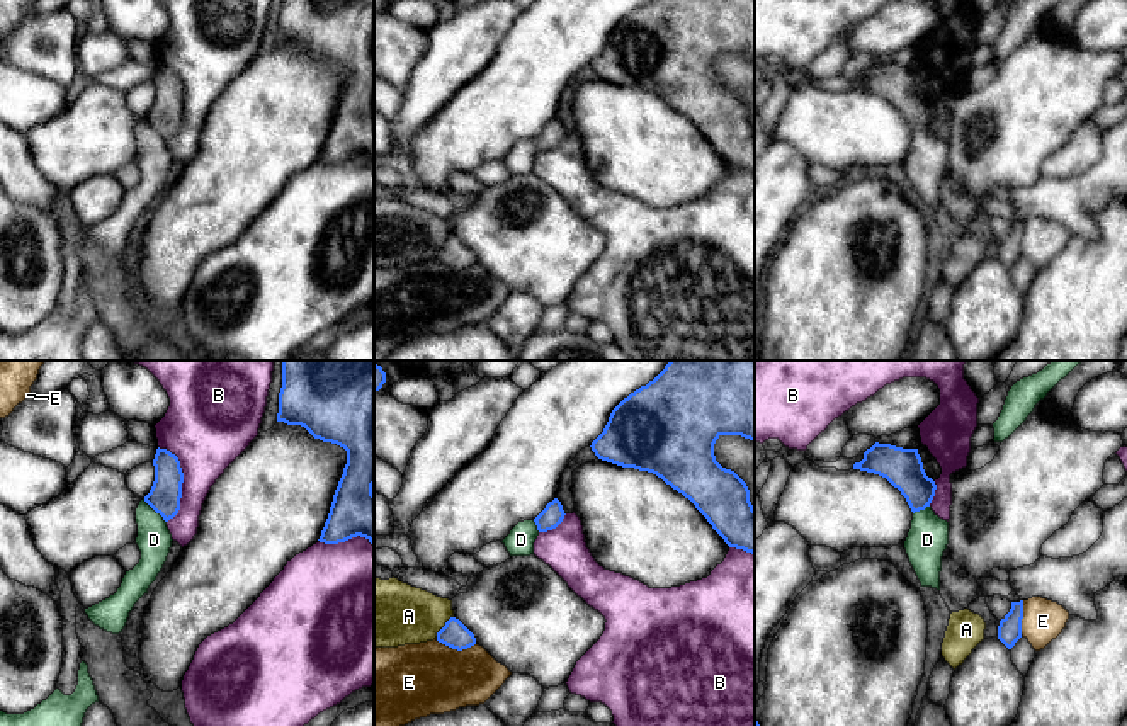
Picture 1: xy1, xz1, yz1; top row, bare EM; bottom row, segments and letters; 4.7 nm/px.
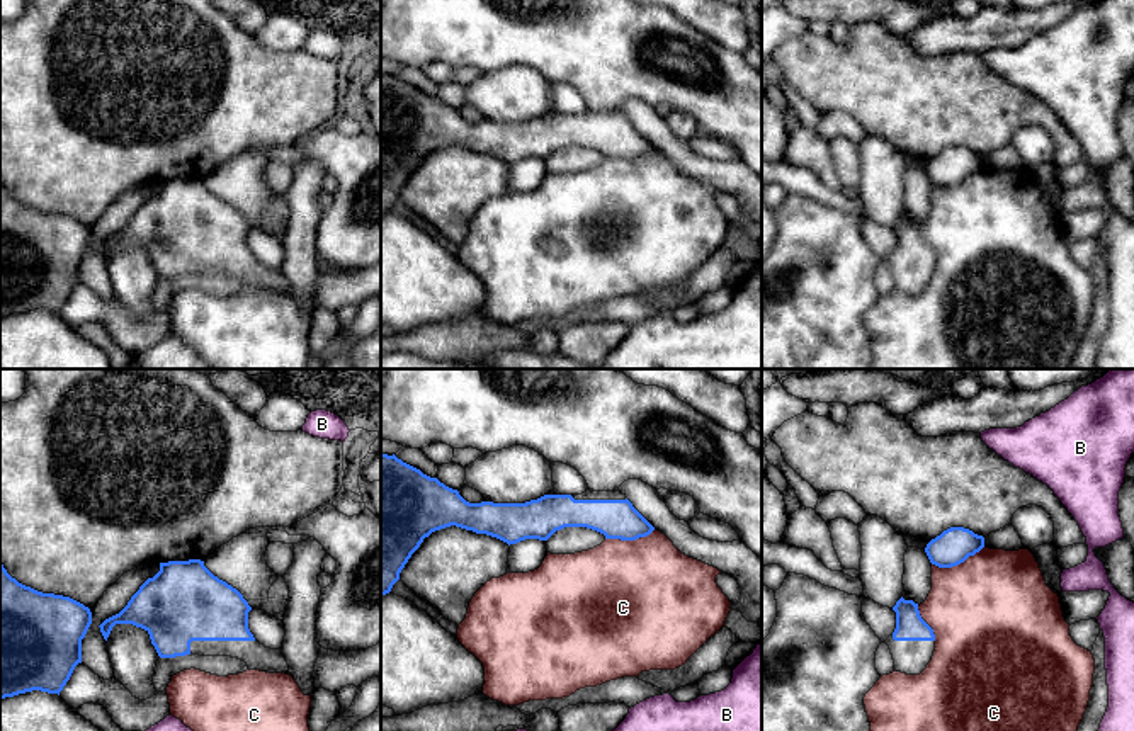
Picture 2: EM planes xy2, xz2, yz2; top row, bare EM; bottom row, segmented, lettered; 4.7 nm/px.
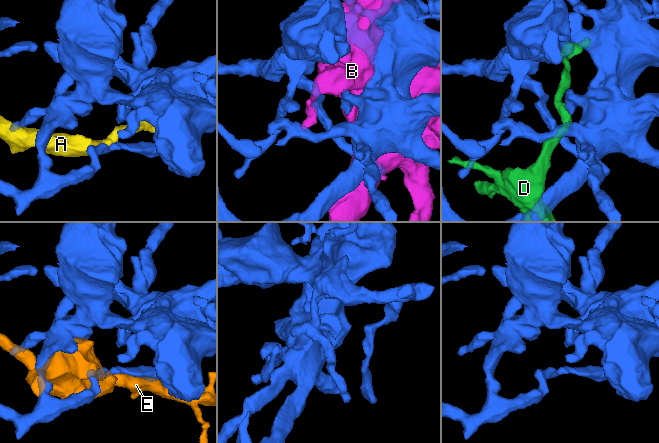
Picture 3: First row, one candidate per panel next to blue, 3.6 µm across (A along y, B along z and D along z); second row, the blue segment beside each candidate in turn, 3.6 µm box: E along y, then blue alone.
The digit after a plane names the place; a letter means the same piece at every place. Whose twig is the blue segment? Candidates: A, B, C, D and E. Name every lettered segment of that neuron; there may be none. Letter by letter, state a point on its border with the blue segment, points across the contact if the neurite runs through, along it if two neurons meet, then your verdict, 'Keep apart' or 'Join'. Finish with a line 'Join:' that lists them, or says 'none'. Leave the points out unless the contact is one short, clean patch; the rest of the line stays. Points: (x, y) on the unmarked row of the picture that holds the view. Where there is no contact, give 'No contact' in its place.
A: Touches blue at xz1 (442, 247). Keep apart
B: Touches blue at xy1 (182, 101). Keep apart
C: Touches blue at yz2 (958, 182). Keep apart
D: Touches blue at xy1 (155, 130). Boundary: xy1 (143, 118), (165, 141). Keep apart
E: Touches blue at xz1 (456, 267). Keep apart
Join: none

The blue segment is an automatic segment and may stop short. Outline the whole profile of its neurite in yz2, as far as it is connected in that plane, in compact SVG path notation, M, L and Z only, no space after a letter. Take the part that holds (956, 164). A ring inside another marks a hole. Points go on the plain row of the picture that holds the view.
M950 146L932 158L925 172L932 184L952 187L984 167L984 156L964 146Z

